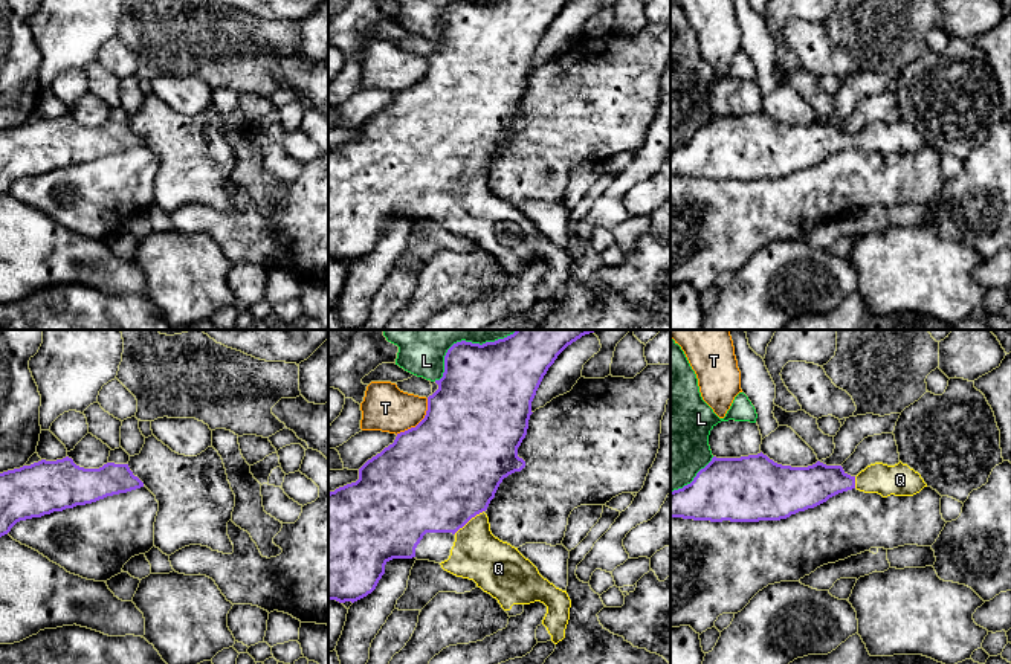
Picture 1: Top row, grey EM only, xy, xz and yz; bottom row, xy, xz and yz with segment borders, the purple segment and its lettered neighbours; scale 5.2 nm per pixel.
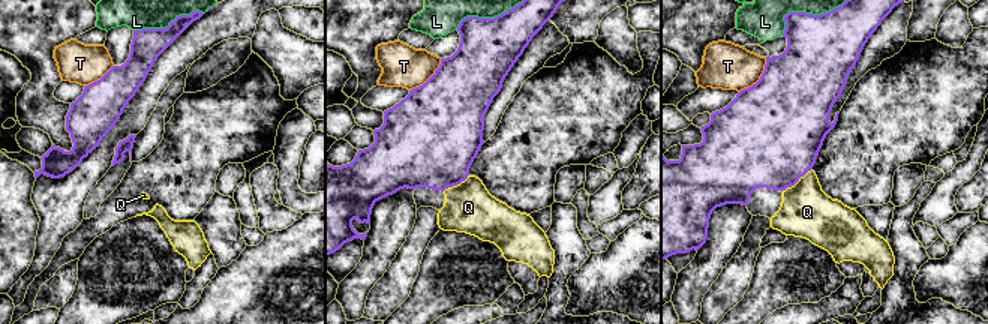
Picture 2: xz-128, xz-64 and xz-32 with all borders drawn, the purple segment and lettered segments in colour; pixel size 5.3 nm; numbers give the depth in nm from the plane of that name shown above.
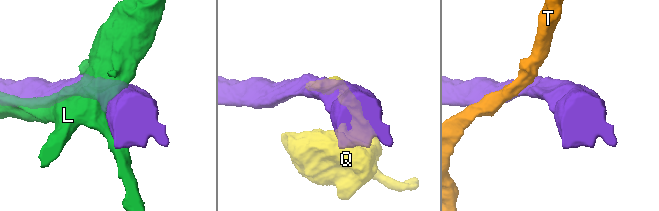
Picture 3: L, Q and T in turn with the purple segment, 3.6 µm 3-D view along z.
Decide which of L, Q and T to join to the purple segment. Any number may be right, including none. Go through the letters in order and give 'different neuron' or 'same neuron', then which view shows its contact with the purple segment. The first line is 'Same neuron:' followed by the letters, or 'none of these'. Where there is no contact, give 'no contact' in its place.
Same neuron: Q
L: different neuron; meets purple in xz
Q: same neuron; meets purple in xz
T: different neuron; meets purple in xz

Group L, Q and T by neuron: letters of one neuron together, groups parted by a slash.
L / Q / T

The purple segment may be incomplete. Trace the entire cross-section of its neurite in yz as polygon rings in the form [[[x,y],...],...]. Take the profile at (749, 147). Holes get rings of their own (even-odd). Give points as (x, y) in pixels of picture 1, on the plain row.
[[[762,110],[741,116],[713,114],[690,142],[670,150],[670,176],[780,179],[852,147],[887,156],[913,154],[924,145],[921,133],[901,119],[895,124],[875,121],[851,134],[841,124],[820,119],[808,125],[782,124]]]

